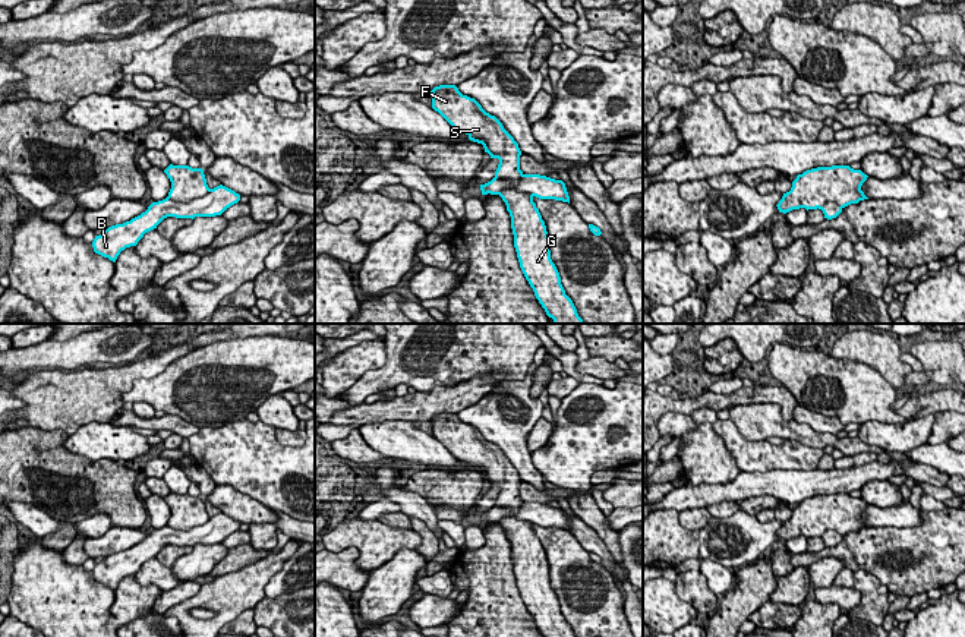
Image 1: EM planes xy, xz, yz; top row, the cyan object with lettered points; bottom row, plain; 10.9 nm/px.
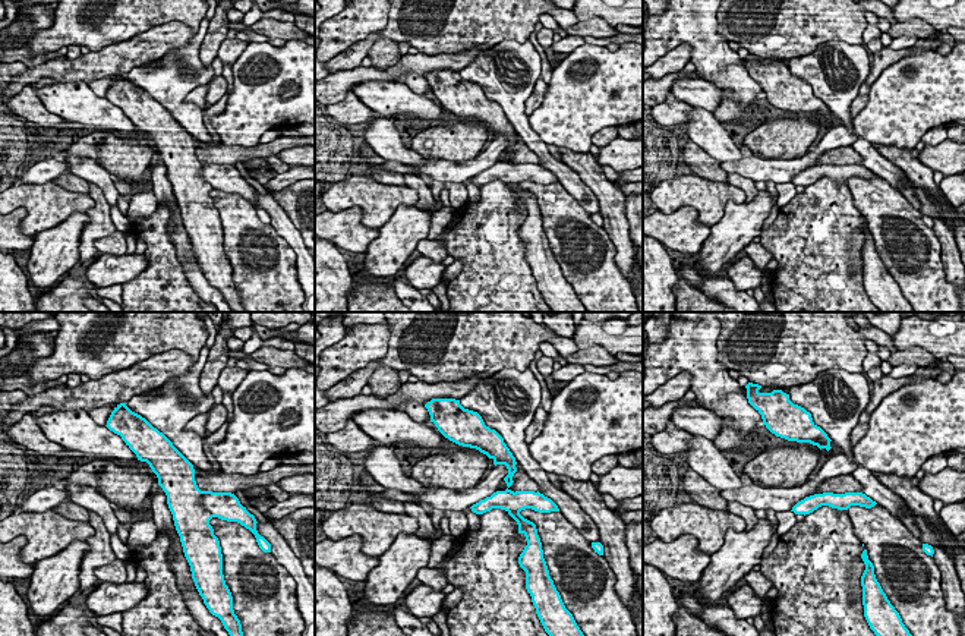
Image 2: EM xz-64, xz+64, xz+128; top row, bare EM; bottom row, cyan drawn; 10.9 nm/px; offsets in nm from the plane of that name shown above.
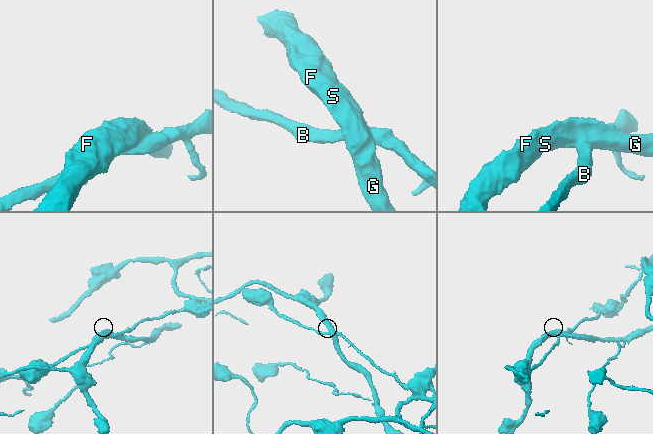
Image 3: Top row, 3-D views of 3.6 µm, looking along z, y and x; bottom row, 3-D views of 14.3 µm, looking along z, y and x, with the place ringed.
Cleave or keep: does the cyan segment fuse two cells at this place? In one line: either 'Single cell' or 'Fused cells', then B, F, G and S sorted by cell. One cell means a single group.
Fused cells. Groups: B / F G S

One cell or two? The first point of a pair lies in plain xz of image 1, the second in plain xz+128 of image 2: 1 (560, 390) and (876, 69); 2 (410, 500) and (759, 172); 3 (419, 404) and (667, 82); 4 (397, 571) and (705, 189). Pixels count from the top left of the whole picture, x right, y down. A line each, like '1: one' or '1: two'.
1: two
2: two
3: one
4: one

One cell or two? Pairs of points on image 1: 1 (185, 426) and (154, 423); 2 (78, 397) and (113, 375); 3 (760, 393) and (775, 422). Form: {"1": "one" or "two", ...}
{"1": "one", "2": "one", "3": "two"}

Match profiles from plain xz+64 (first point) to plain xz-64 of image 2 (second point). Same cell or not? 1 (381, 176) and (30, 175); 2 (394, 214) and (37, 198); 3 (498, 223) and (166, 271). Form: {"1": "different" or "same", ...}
{"1": "different", "2": "same", "3": "same"}

